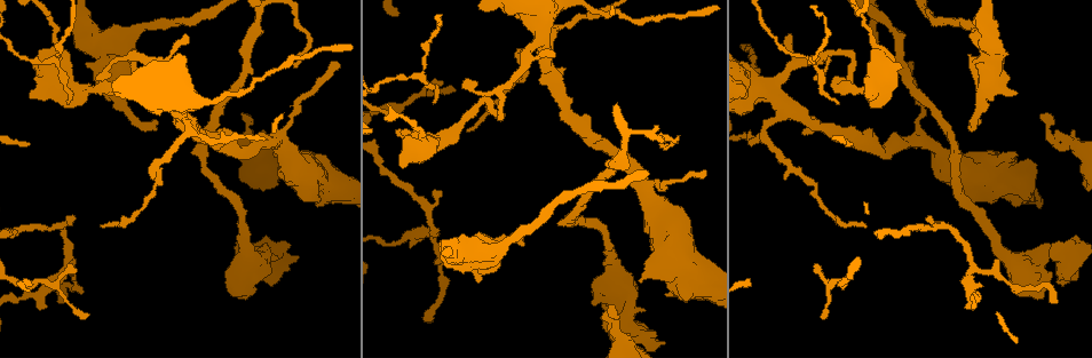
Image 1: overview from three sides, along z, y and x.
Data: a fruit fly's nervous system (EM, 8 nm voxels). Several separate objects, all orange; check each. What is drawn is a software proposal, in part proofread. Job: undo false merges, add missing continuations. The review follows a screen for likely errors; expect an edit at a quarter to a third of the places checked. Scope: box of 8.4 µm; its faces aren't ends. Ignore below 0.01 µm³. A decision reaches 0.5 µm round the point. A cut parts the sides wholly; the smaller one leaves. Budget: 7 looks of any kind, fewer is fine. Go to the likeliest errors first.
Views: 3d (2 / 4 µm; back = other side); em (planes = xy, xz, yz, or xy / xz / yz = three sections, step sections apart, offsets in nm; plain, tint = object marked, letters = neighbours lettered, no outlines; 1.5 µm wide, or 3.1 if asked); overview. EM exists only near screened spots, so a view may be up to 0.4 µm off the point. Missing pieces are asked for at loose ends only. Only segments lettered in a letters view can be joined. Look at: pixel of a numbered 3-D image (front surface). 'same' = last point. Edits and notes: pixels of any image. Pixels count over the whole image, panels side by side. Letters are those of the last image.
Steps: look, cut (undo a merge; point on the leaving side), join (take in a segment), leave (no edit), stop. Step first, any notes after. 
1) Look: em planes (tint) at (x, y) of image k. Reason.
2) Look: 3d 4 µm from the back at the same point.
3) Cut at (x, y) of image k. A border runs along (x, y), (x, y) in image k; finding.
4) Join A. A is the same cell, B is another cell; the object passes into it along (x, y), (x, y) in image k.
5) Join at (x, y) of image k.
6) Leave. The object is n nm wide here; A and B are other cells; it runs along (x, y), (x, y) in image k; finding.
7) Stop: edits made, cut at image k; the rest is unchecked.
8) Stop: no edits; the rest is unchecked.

Look: 3d 4 µm at (154, 125) of image 1. Branch stops here.

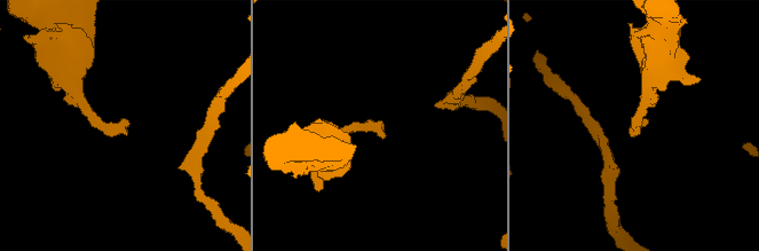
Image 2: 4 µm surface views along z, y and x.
Look: em planes (letters) at (127, 123) of image 2.

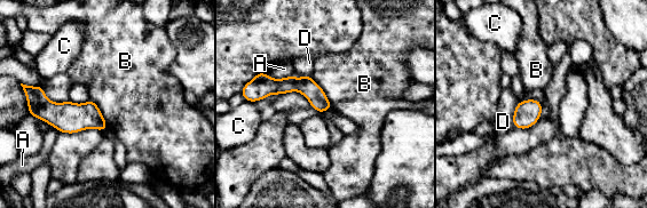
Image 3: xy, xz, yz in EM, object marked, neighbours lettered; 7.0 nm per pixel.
Leave. A, B, C and D are other cells; no lettered segment goes on from it.

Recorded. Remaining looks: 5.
Look: 3d 4 µm from the back at (618, 334) of image 1. Calibre changes.

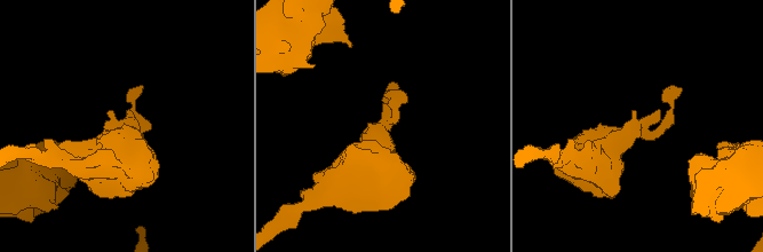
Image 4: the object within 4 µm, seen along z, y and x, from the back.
Look: em planes (letters) at (639, 122) of image 4. Now the EM.

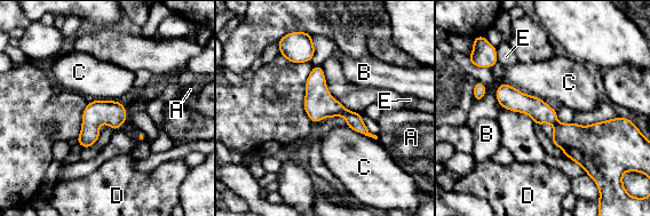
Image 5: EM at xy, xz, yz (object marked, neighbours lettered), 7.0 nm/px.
Leave. A, B, C, D and E are other cells; a border runs along (514, 87), (545, 102) in image 5; continuous, no second neuron.

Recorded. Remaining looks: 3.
Look: 3d 4 µm at (972, 269) of image 1. Calibre changes.

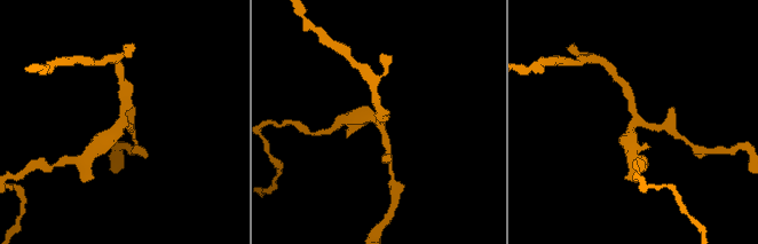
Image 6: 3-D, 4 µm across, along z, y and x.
Look: em planes (letters) at (378, 121) of image 6. 3 arms meet here.

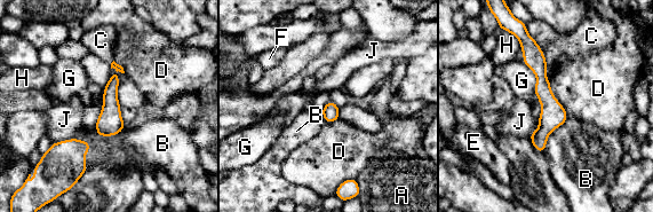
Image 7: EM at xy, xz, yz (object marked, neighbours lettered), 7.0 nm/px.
Leave. A, B, C, D, E, F, G, H and J are other cells; it runs along (531, 42), (547, 99), (541, 149) in image 7; continuous, no second neuron.

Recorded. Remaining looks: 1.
Stop: no edits; the rest is unchecked.

